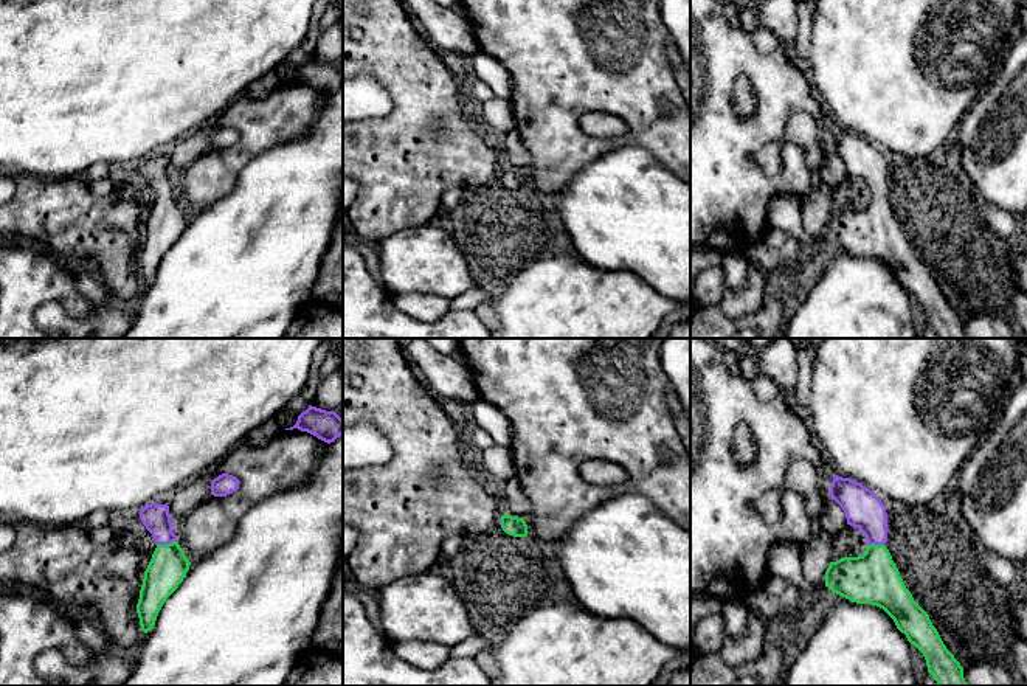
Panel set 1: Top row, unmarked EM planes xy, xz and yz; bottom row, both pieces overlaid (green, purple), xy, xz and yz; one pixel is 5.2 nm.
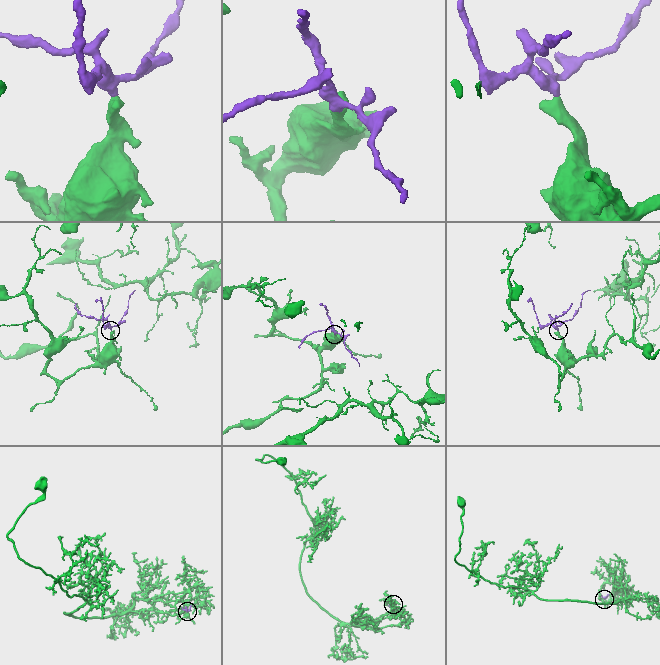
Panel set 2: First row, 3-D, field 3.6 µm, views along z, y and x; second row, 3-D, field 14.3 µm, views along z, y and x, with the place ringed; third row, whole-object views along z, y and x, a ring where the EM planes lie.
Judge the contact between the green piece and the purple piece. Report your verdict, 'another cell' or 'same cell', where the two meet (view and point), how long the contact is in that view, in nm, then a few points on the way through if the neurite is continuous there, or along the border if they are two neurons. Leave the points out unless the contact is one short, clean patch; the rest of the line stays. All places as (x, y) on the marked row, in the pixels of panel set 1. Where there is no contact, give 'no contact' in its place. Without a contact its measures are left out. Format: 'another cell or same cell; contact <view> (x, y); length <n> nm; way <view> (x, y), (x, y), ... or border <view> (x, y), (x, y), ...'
same cell; contact xy (166, 545); length 110 nm; way xy (168, 567), (166, 545), (155, 517)

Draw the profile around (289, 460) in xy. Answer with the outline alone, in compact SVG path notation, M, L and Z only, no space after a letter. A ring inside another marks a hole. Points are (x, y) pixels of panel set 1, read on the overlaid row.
M281 428L264 445L254 447L242 441L217 464L220 473L233 475L240 481L239 489L226 497L211 495L178 521L180 548L194 559L228 543L250 508L307 483L327 445L298 428Z

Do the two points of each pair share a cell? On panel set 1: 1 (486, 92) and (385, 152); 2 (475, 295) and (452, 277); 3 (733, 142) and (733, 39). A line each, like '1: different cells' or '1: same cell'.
1: different cells
2: different cells
3: same cell

